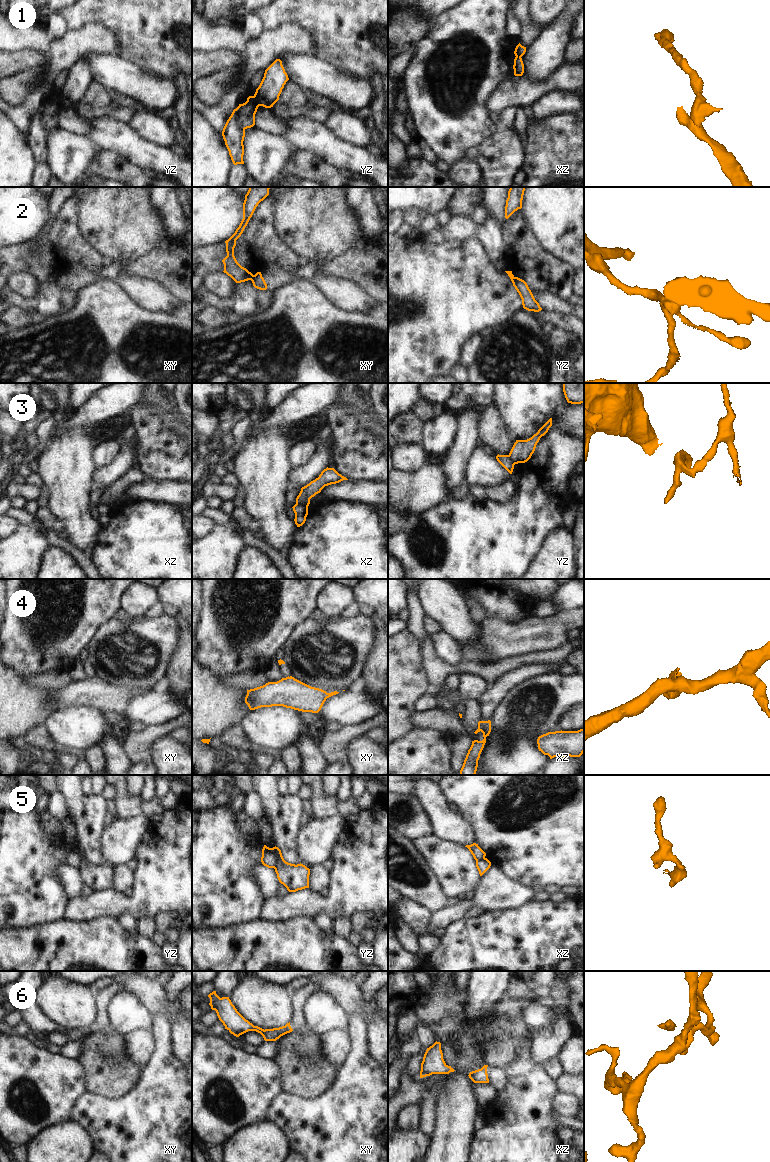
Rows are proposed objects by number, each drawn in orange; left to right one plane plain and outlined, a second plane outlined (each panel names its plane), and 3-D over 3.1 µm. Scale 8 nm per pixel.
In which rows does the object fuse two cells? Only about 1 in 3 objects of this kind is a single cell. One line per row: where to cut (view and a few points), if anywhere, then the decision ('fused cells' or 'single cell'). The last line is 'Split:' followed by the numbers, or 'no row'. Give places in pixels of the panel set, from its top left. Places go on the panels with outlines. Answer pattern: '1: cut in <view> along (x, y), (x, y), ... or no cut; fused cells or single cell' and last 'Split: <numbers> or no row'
1: cut in yz along (254, 95), (259, 105); fused cells
2: cut in xy along (254, 275), (250, 279); fused cells
3: cut in xz along (296, 503), (301, 503), (307, 507); fused cells
4: cut in xz along (483, 733), (486, 736); fused cells
5: cut in yz along (271, 848), (276, 857), (275, 868); fused cells
6: no cut; single cell
Split: 1, 2, 3, 4, 5

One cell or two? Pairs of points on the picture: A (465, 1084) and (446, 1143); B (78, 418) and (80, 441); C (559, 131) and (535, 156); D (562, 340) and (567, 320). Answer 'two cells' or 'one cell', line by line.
A: one cell
B: two cells
C: one cell
D: two cells

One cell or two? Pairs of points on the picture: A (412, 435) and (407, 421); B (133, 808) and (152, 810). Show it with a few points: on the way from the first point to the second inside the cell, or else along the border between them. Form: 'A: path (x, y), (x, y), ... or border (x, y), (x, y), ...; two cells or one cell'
A: path (410, 432), (407, 429), (407, 424); one cell
B: border (145, 802), (143, 813); two cells

